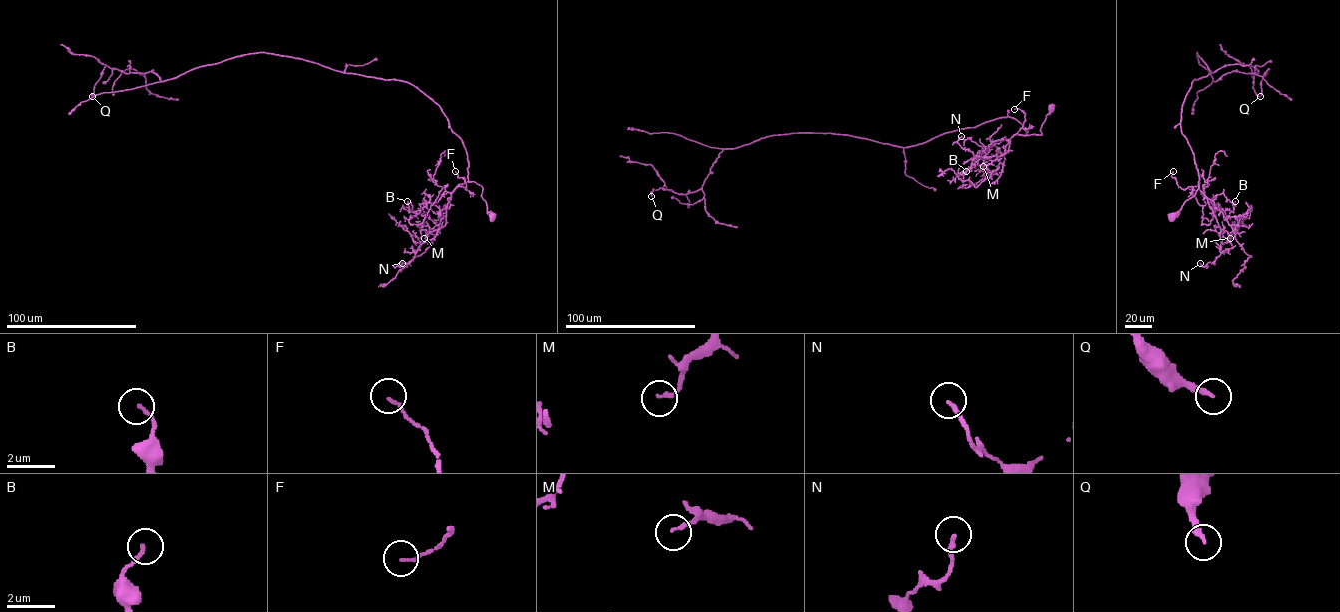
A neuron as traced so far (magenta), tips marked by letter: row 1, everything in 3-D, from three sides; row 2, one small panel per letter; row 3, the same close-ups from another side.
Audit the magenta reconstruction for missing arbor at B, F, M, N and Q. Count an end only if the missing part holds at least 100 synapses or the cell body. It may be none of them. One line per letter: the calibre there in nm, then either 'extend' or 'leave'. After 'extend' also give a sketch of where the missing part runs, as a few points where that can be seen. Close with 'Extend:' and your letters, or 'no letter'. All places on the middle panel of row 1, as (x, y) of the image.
B: 140 nm thick; leave
F: 110 nm thick; leave
M: 150 nm thick; leave
N: 170 nm thick; leave
Q: 240 nm thick; leave
Extend: no letter

